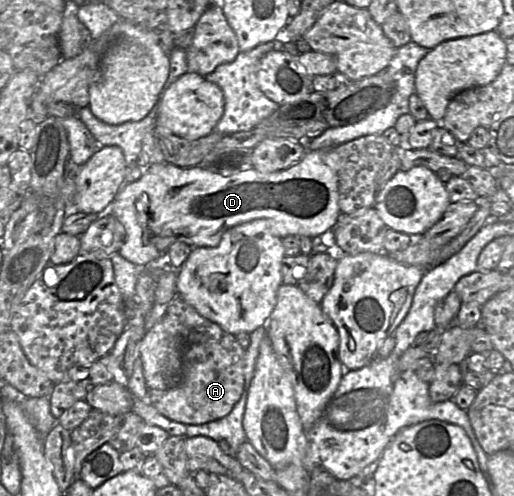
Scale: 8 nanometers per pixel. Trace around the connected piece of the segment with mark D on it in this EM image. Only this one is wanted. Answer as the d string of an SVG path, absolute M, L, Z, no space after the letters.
M307 150L303 158L291 167L273 173L261 173L254 169L241 171L231 176L222 176L217 172L206 170L200 166L182 168L170 163L160 163L148 165L141 177L133 182L126 183L115 196L114 200L102 211L103 215L114 216L125 229L125 242L119 249L118 253L126 260L138 266L145 266L150 261L167 254L169 248L177 242L183 242L191 248L196 247L216 247L219 245L222 236L230 228L247 223L256 219L262 219L266 222L267 231L280 239L286 236L308 236L310 238L321 236L329 230L333 230L341 214L339 207L339 180L336 172L323 162L318 150Z

